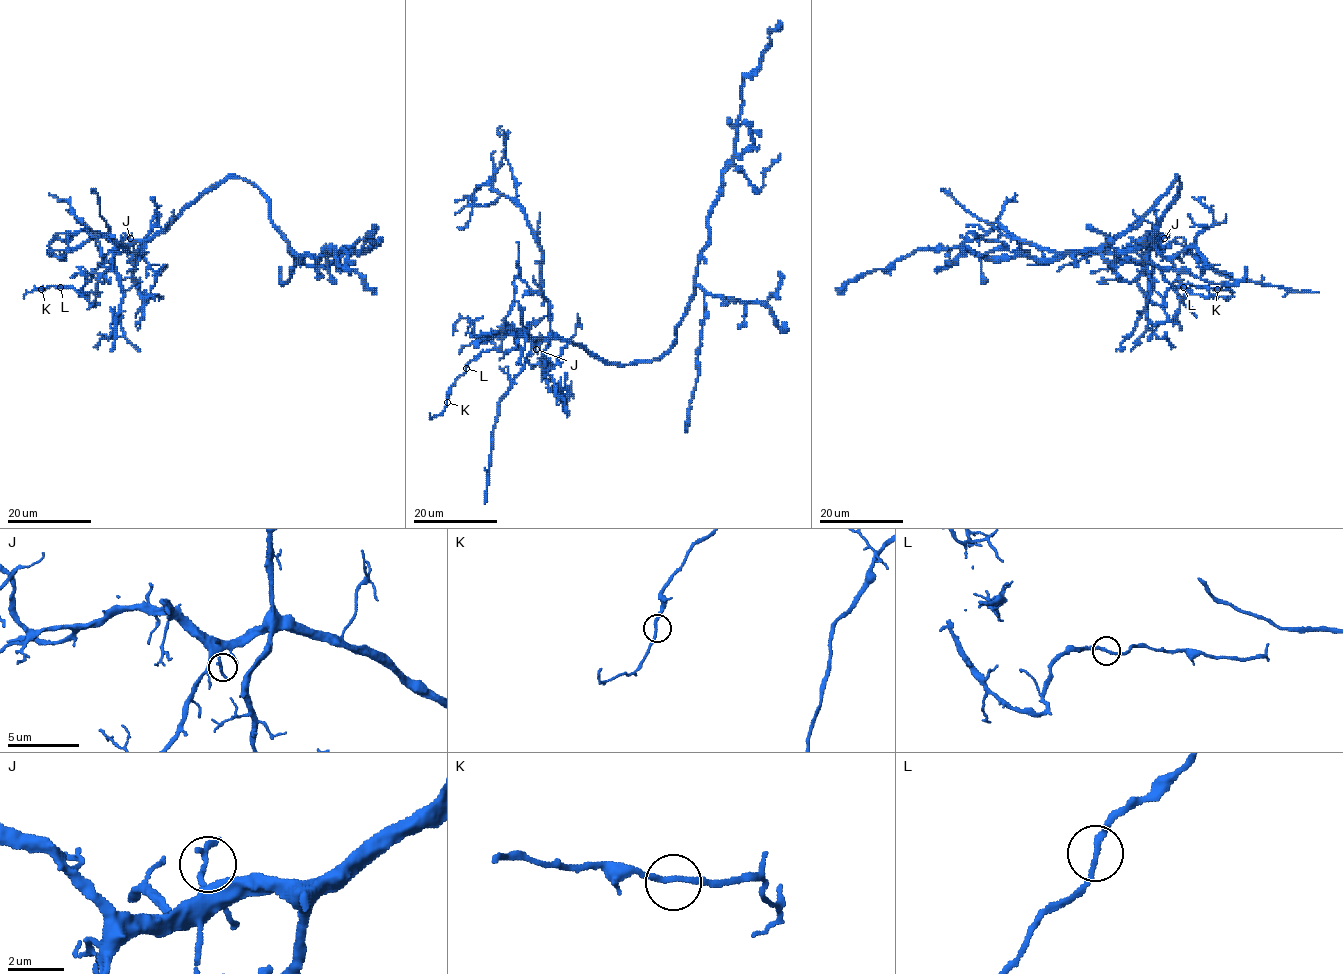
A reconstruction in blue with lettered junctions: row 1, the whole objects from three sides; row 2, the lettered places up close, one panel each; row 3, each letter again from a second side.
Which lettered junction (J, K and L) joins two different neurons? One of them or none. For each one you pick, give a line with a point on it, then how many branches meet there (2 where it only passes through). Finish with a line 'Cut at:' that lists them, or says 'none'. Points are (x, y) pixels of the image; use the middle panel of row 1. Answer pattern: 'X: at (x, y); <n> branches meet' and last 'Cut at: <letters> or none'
Cut at: none

